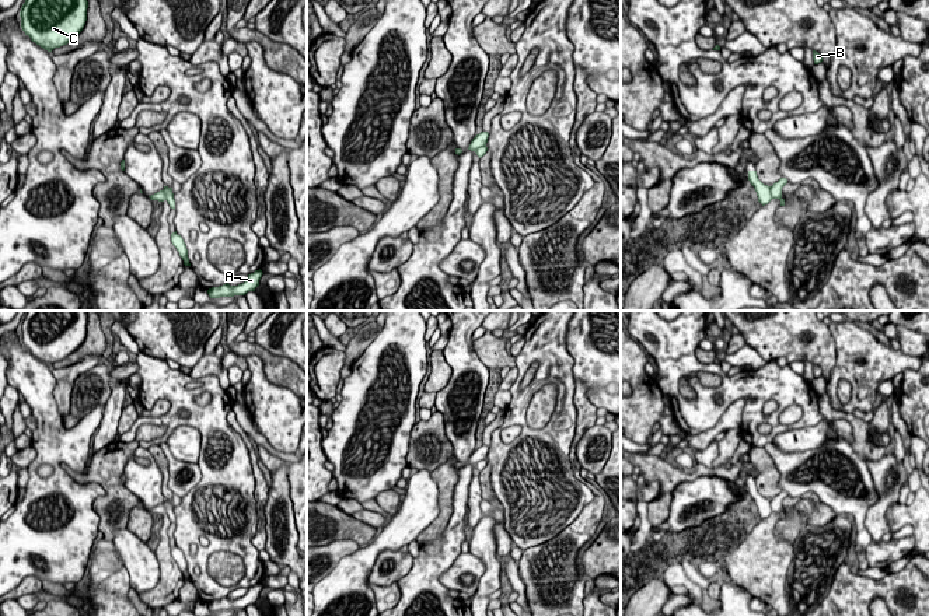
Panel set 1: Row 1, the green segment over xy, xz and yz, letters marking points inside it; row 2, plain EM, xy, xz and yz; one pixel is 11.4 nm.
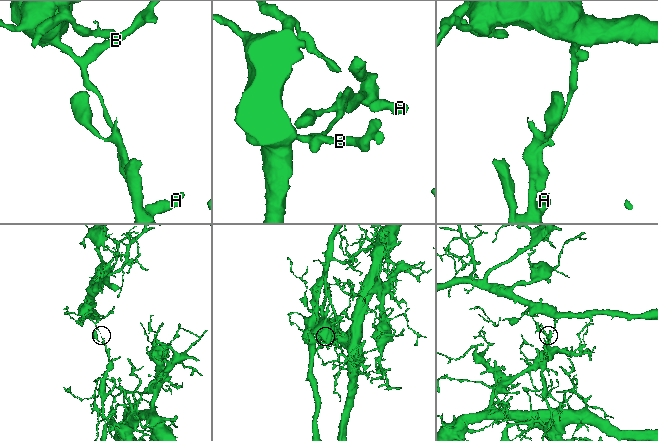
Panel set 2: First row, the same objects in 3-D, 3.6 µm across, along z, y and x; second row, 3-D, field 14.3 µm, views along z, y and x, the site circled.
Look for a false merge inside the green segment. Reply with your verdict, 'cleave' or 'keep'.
cleave

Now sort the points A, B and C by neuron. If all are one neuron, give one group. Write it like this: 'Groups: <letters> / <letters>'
Groups: A / B C

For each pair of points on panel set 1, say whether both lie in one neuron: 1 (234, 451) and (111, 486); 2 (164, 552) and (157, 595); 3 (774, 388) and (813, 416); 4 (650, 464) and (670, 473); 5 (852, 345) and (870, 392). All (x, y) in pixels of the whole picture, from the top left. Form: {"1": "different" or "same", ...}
{"1": "different", "2": "same", "3": "same", "4": "same", "5": "same"}

